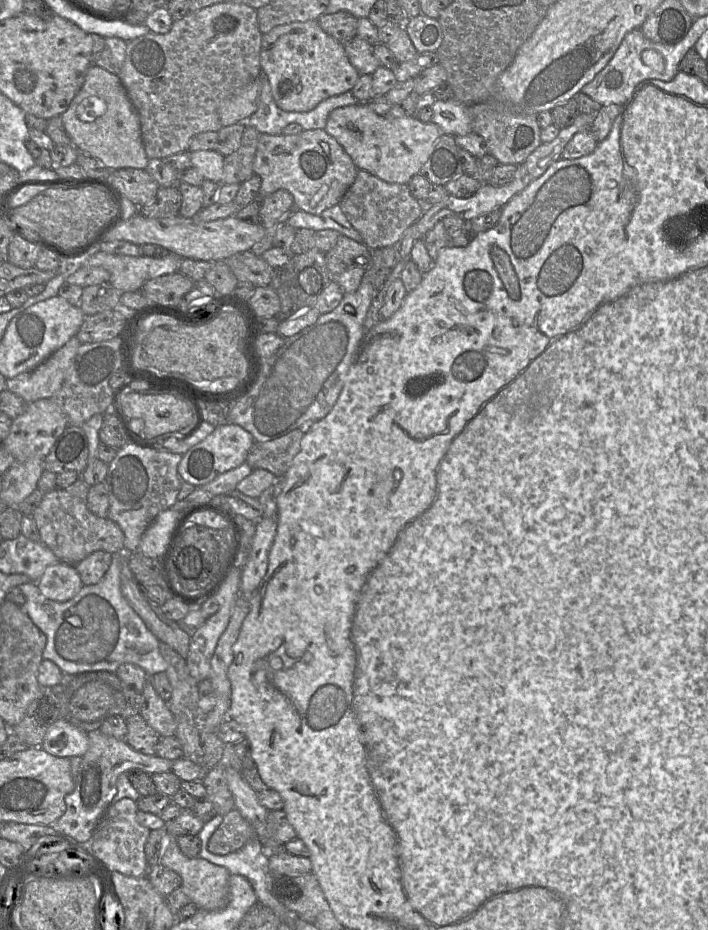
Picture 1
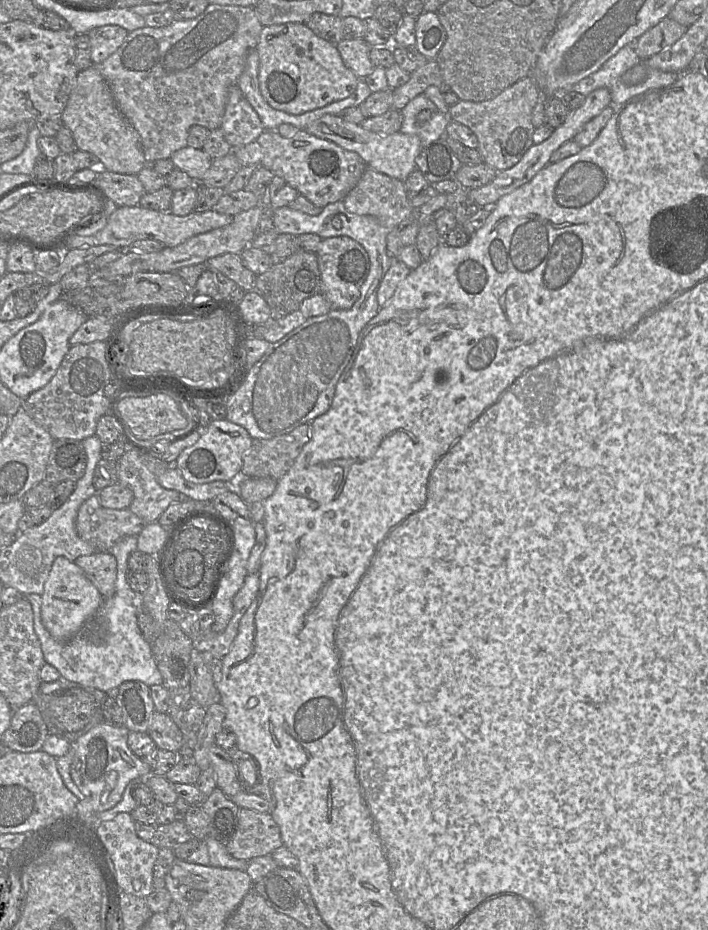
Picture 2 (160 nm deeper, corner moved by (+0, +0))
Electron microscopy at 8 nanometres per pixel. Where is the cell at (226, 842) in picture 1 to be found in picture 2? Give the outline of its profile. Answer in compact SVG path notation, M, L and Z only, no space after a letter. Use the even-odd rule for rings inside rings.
M240 808L238 827L226 844L226 851L237 860L270 855L283 845L280 829L271 814Z

